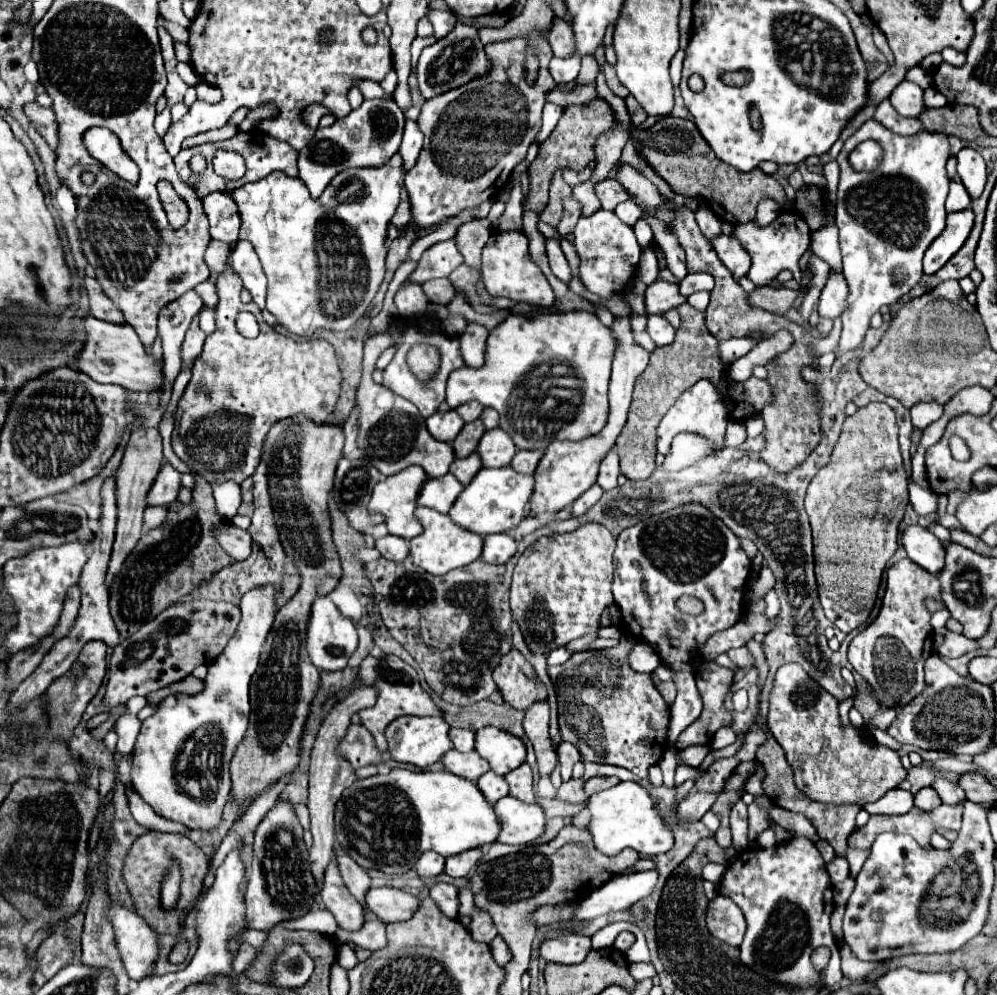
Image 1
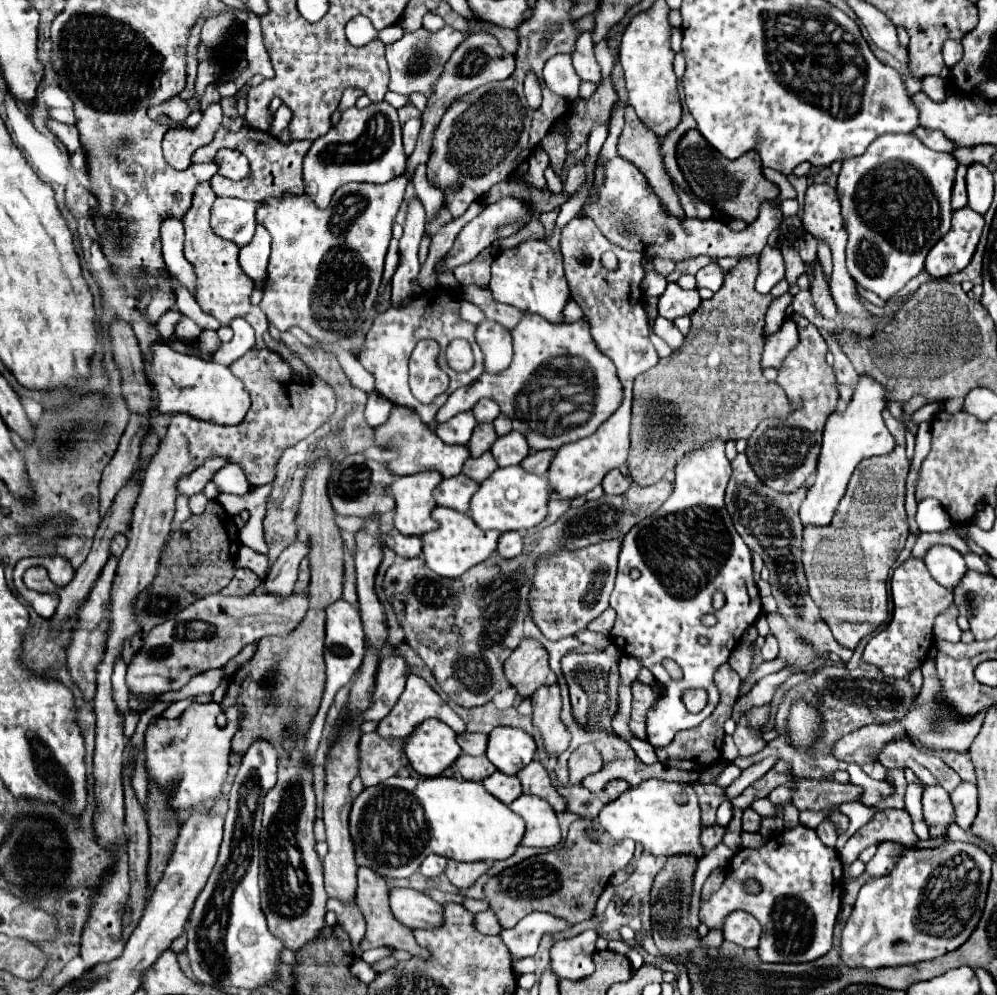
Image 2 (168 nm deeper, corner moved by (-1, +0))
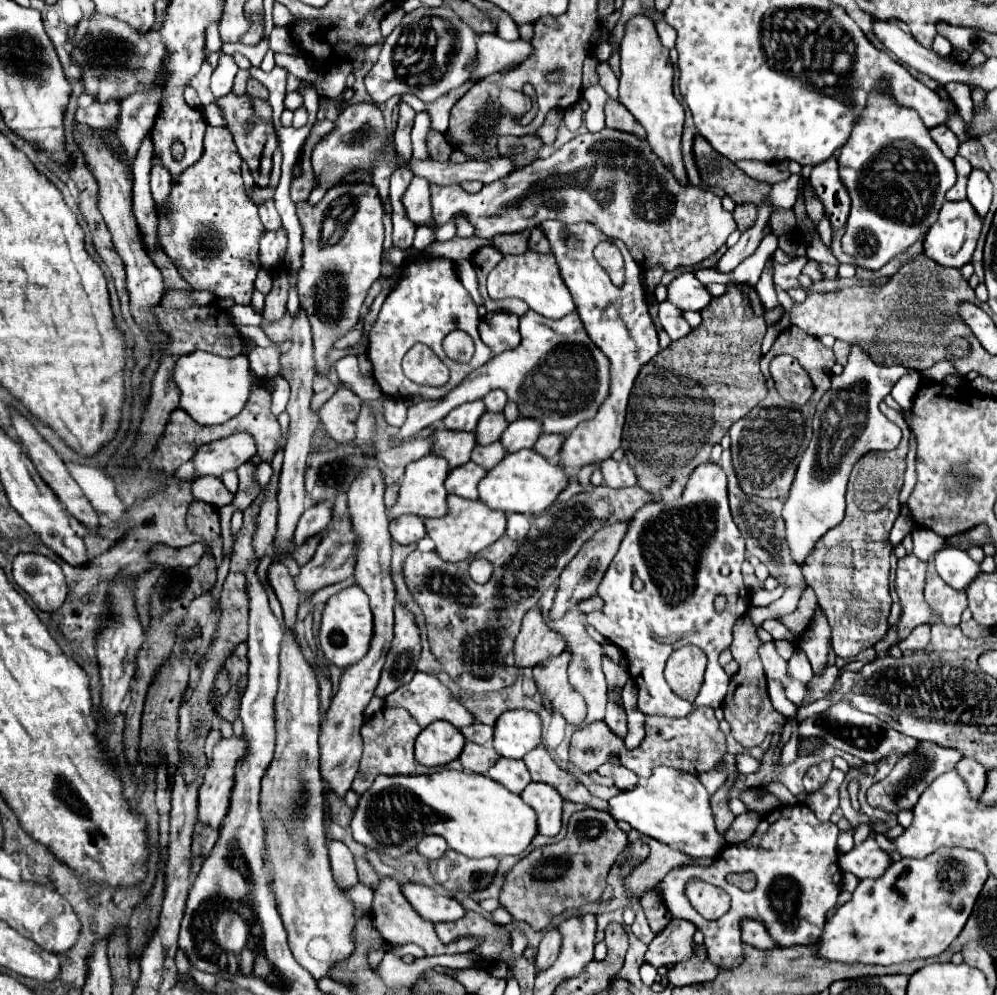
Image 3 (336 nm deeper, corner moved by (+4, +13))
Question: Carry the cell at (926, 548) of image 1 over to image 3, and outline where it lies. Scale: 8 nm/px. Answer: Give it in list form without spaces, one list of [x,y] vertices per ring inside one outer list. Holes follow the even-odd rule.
[[[941,549],[935,553],[935,567],[939,577],[957,591],[967,591],[971,581],[979,575],[979,565],[961,549]]]

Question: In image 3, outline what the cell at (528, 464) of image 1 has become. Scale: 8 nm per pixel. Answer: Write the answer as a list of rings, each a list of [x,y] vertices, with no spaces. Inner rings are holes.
[[[543,433],[533,449],[537,449],[539,455],[547,457],[549,461],[557,461],[559,459],[559,451],[563,447],[563,441],[565,441],[563,435],[547,435],[547,433]]]

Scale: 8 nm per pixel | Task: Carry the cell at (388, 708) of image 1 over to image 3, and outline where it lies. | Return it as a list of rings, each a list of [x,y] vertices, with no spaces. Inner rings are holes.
[[[415,673],[415,677],[409,683],[401,685],[399,689],[395,689],[391,695],[385,697],[385,705],[387,707],[403,707],[403,709],[407,709],[423,729],[427,725],[431,725],[433,721],[439,721],[439,719],[449,721],[457,729],[475,723],[475,717],[459,703],[459,699],[437,677],[427,675],[427,673]]]

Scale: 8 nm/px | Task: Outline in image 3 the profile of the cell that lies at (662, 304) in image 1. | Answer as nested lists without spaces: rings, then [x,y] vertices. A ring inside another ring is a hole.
[[[683,273],[667,287],[667,301],[683,311],[703,311],[713,301],[713,295],[693,273]]]

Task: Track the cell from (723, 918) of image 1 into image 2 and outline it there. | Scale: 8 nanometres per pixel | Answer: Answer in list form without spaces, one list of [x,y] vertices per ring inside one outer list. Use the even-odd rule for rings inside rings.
[[[734,910],[732,914],[726,916],[722,932],[724,932],[724,940],[728,942],[734,942],[742,948],[756,948],[762,928],[756,922],[756,918],[752,918],[748,912]]]

